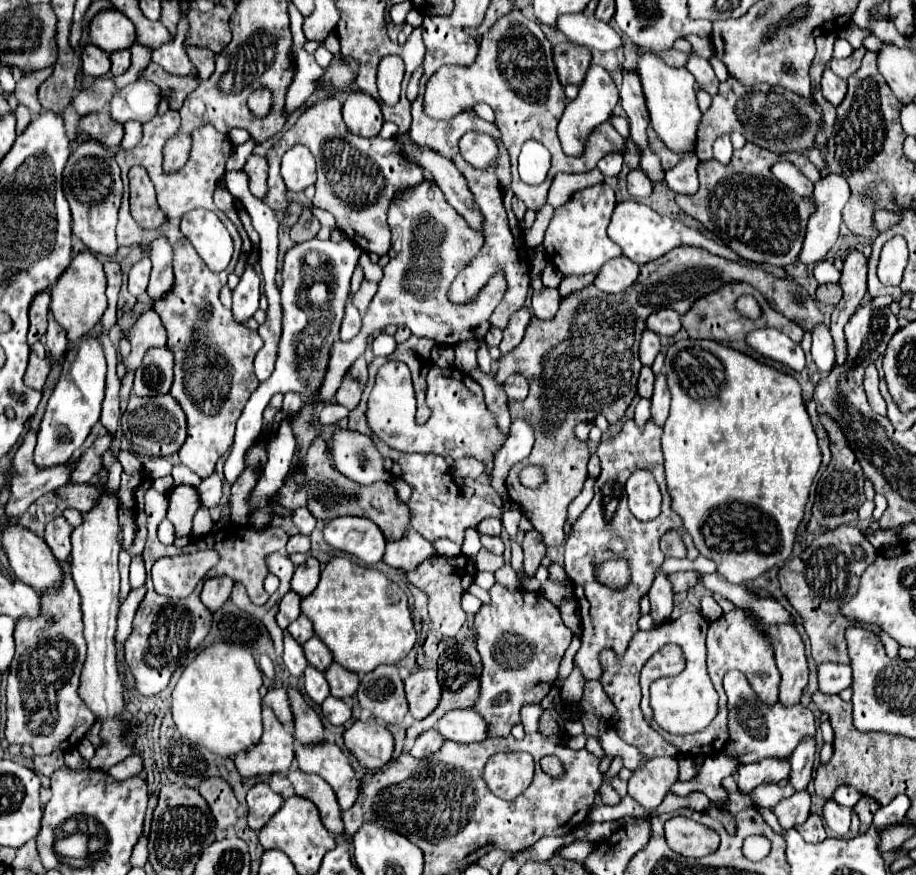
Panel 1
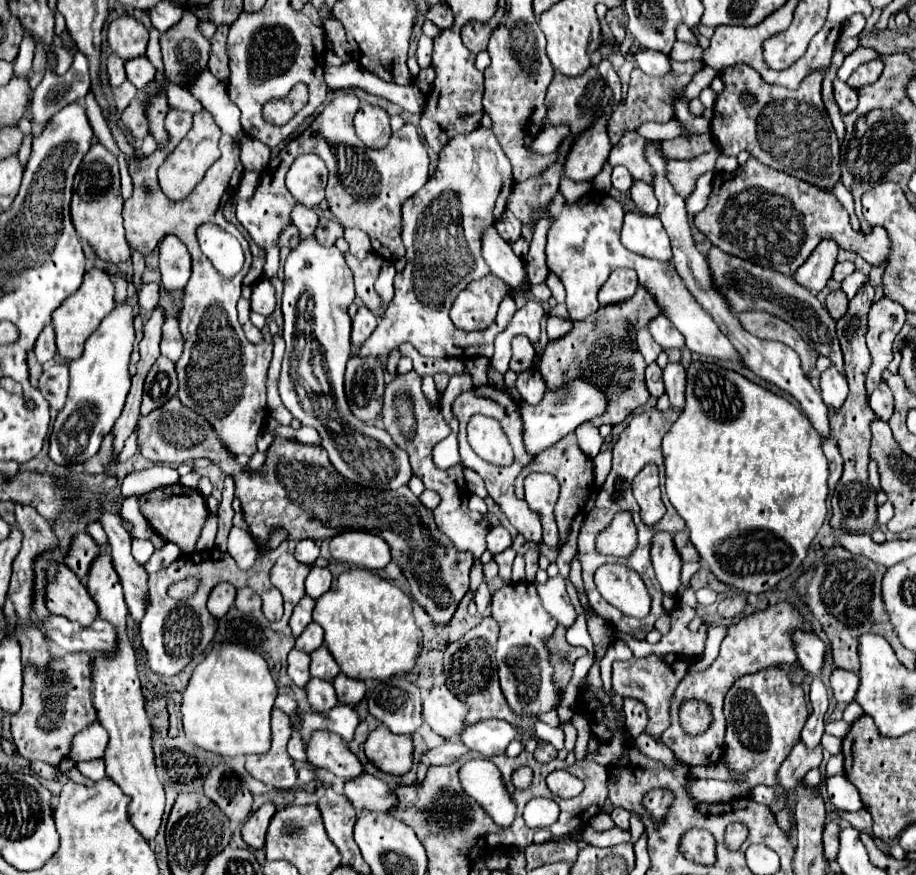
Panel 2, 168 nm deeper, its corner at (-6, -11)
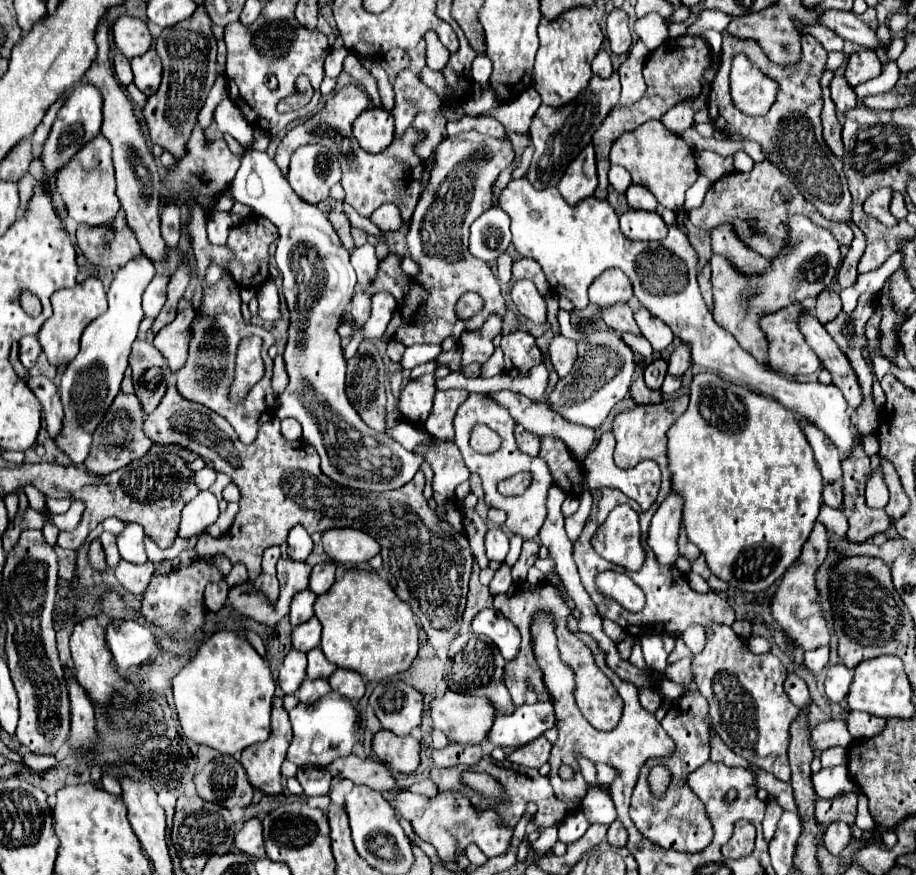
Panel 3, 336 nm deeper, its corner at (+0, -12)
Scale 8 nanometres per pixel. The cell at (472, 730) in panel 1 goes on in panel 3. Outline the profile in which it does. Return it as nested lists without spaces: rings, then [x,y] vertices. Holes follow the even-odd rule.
[[[546,700],[520,706],[512,714],[498,714],[488,740],[494,746],[516,750],[536,740],[550,728],[554,728],[554,708],[552,702]]]

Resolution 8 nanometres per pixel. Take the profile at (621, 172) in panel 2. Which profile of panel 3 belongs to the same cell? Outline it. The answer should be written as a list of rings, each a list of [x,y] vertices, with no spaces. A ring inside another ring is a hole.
[[[612,166],[610,172],[608,172],[608,178],[610,178],[610,184],[618,190],[618,192],[626,192],[626,188],[632,184],[632,178],[630,178],[630,172],[622,166]]]

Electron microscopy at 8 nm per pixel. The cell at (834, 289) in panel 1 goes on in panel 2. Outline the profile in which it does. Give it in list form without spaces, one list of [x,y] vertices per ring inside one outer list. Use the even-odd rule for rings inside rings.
[[[832,291],[828,297],[826,297],[826,309],[830,311],[830,315],[832,315],[832,319],[840,319],[840,317],[844,317],[846,315],[846,311],[848,311],[848,297],[846,297],[846,293],[844,291]]]

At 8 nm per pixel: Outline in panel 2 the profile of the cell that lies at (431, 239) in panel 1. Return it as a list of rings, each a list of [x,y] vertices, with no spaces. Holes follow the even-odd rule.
[[[480,127],[474,133],[456,135],[452,143],[448,143],[442,149],[438,167],[430,177],[430,181],[412,199],[404,201],[402,205],[402,243],[406,247],[406,267],[394,277],[394,299],[386,305],[384,315],[380,317],[378,327],[374,329],[374,335],[370,335],[370,339],[358,349],[358,353],[354,353],[354,357],[364,359],[364,357],[380,355],[380,359],[384,359],[392,349],[396,349],[400,343],[406,341],[412,343],[424,357],[456,357],[456,359],[472,359],[478,355],[492,357],[494,337],[506,329],[512,315],[516,313],[514,299],[506,297],[500,303],[498,315],[492,321],[492,325],[486,327],[486,331],[462,331],[454,327],[454,323],[448,317],[448,311],[456,295],[470,281],[490,273],[490,267],[486,265],[480,253],[480,231],[486,225],[494,225],[496,219],[500,219],[502,209],[506,211],[510,193],[512,193],[510,161],[490,129]]]

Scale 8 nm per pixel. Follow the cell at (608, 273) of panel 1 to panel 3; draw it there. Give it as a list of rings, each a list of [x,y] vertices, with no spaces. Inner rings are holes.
[[[610,268],[590,284],[590,302],[596,306],[612,306],[632,300],[632,284],[622,270]]]

